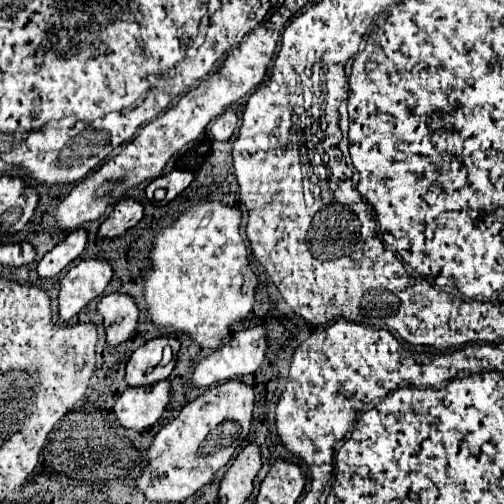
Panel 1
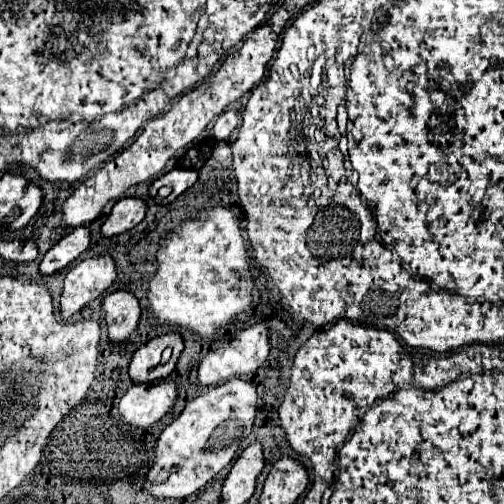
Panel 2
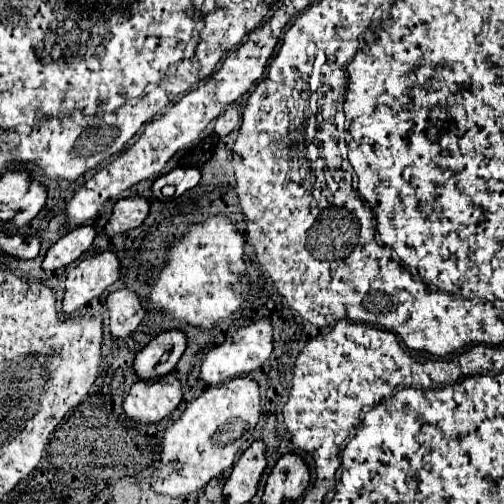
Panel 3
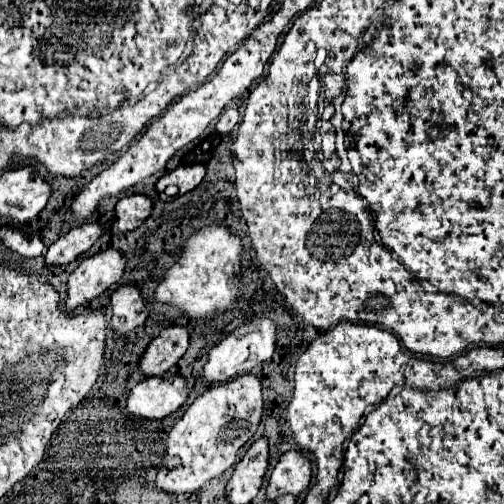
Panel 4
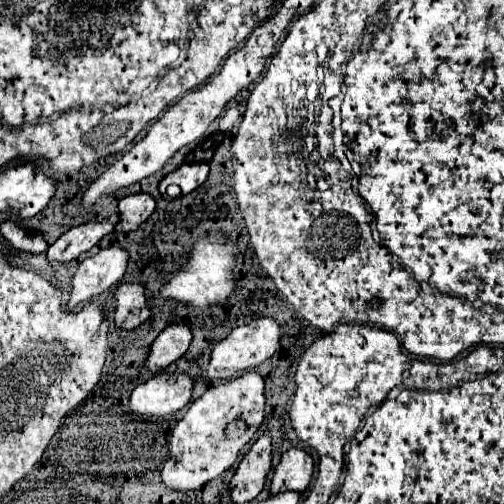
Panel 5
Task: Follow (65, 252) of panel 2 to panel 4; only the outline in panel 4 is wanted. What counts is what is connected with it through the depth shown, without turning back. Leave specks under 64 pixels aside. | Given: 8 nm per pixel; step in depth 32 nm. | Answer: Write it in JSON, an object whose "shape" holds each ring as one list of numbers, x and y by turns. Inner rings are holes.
{"shape":[[88,222,82,226,72,228,68,234,60,236,46,252,46,264,58,266,58,264,70,264,74,262,80,254,88,252,92,244,110,230,110,224,98,224,98,222]]}

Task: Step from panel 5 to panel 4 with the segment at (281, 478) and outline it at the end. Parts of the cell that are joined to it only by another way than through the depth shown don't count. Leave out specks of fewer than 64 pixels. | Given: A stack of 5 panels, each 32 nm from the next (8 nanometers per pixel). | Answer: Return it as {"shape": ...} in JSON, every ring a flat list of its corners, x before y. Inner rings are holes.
{"shape":[[298,450,286,452,276,468,272,470,270,484,266,490,268,500,276,500,280,494,294,494,298,496,304,492,312,478,312,462]]}

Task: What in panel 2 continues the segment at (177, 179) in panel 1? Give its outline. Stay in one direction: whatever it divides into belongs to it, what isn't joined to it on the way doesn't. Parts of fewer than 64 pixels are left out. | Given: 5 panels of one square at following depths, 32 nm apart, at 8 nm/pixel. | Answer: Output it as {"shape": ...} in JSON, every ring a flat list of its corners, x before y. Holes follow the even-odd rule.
{"shape":[[176,168,176,170,172,170,172,172,160,176,158,180,152,182,152,186,150,186,150,196,152,196,152,198,158,198,158,190,160,190,162,186,172,186,172,194,166,198,166,202,172,202,172,200,174,200,176,196,180,196,184,190,188,190,190,186,194,186,196,180,198,180,198,172,196,172,196,170,180,170,180,168]]}

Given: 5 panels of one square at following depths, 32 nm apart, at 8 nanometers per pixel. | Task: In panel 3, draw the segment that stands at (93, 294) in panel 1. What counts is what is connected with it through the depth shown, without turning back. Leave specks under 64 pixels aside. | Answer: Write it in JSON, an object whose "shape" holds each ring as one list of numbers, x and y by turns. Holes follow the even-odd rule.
{"shape":[[112,250,84,258,66,278,66,294,62,300,64,314,68,316,92,298,98,298,120,278,120,268,122,262]]}

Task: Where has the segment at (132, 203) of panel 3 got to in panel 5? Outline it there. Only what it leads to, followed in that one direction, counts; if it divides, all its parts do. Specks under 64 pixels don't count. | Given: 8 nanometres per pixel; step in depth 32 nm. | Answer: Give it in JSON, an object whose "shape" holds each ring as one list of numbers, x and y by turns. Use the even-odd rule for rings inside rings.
{"shape":[[132,194,120,200,118,204,122,220,116,226,116,232,130,232,136,230,142,222,146,222,150,218,150,214,156,208,156,200,150,194]]}

